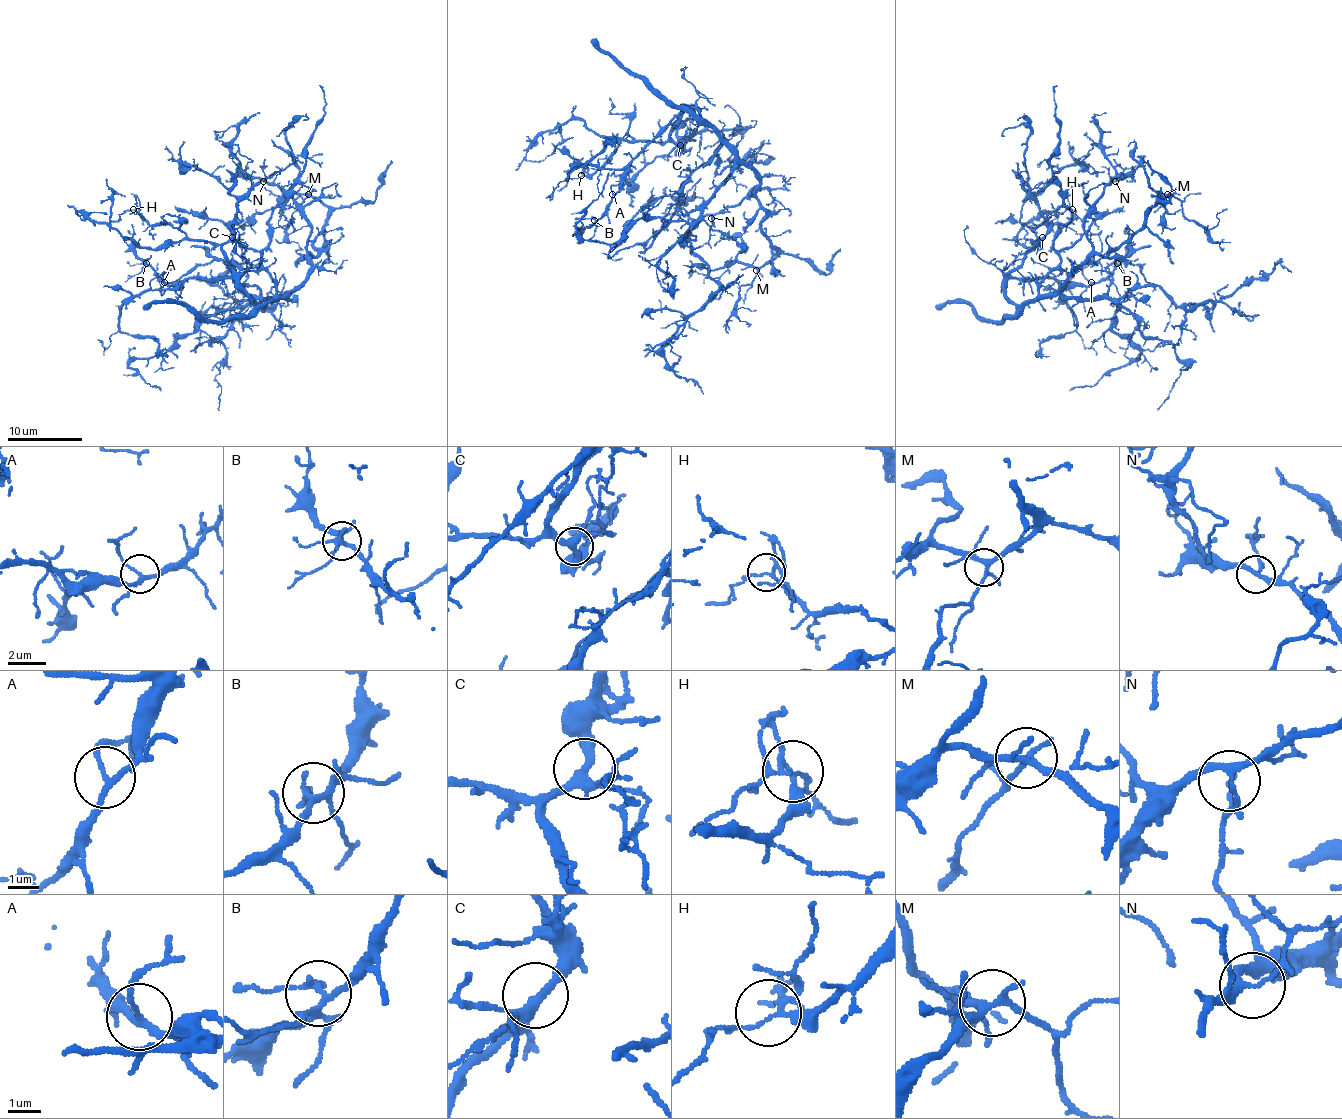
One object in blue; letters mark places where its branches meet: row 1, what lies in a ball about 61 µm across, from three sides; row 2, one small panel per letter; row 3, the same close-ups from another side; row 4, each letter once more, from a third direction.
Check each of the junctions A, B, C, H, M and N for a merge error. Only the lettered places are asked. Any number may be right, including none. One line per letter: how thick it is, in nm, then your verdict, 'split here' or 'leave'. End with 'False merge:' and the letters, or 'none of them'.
A: 160 nm | leave
B: 190 nm | leave
C: 300 nm | leave
H: 130 nm | leave
M: 220 nm | leave
N: 180 nm | leave
False merge: none of them

